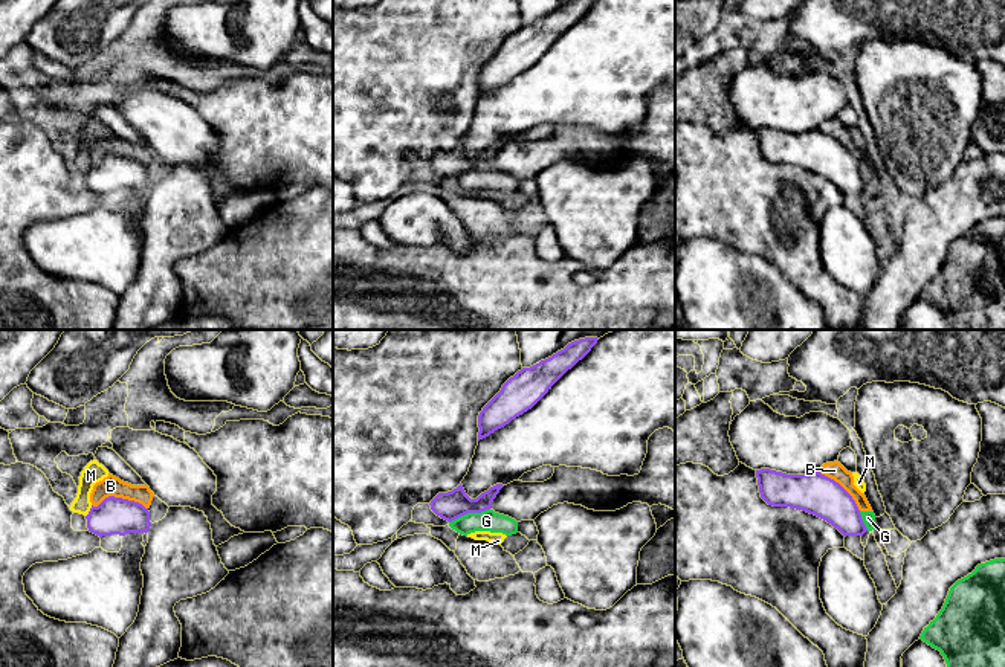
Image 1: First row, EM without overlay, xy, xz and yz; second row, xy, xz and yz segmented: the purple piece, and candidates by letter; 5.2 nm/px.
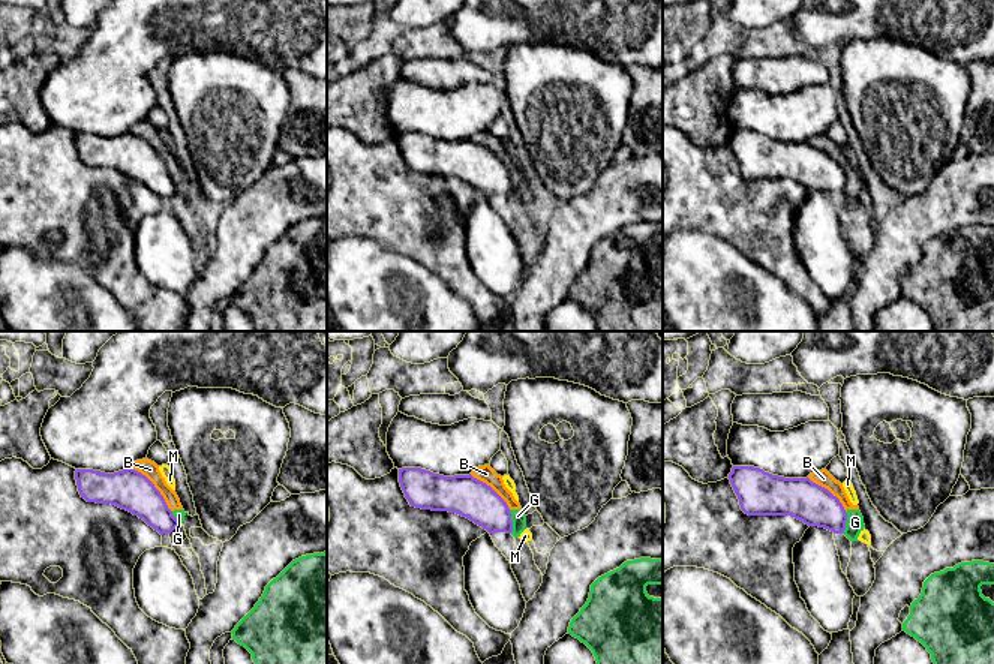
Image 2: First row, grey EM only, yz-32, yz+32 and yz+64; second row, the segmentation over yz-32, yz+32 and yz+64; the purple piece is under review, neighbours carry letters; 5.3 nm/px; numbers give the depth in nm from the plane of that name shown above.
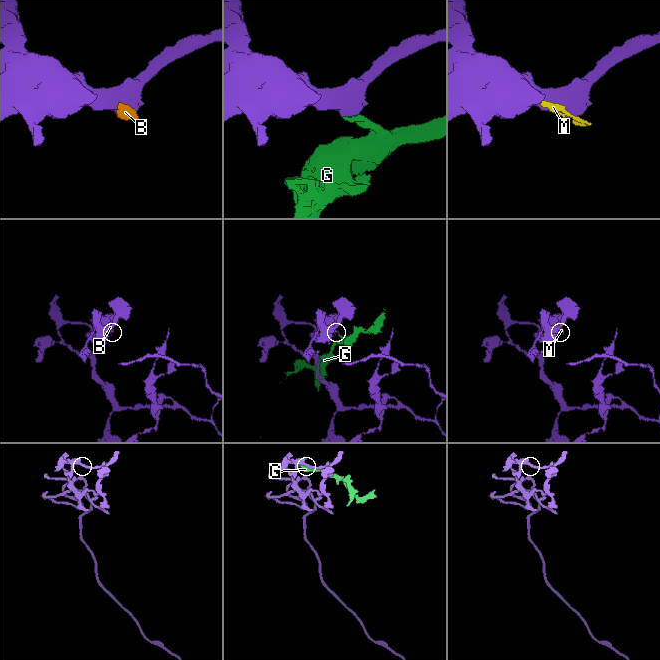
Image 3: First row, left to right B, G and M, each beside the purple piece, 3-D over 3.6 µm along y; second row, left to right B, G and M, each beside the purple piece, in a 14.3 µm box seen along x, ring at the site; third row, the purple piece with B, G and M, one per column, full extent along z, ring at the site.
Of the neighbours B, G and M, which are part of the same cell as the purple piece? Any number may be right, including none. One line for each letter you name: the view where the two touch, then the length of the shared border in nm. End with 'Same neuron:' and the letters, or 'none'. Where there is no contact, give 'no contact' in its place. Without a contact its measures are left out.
Same neuron: none

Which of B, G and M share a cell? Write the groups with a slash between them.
B G / M

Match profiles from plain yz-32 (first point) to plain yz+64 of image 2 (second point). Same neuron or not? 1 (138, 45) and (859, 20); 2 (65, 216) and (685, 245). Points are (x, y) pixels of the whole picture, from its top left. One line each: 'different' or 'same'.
1: same
2: different

